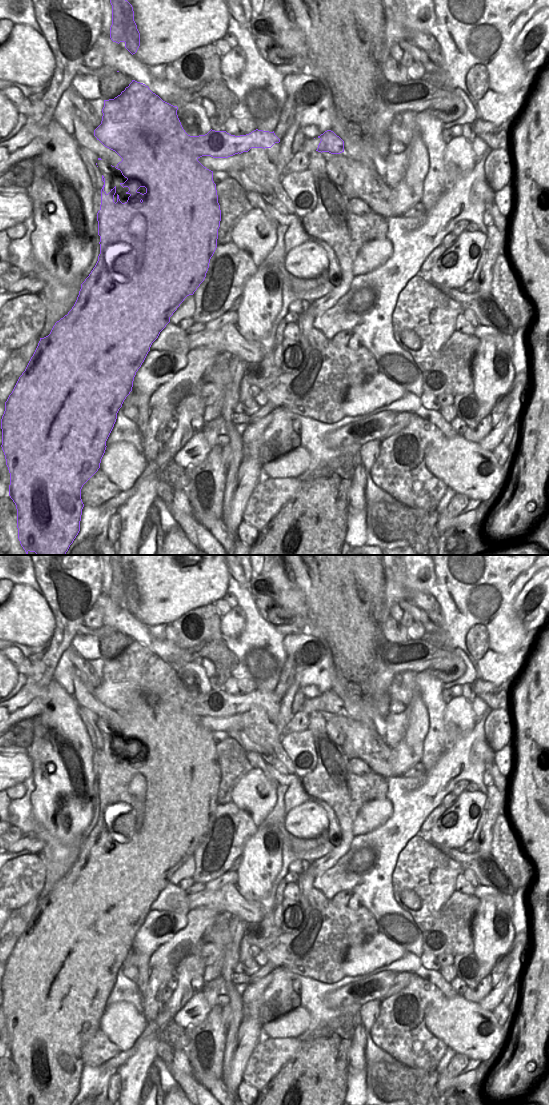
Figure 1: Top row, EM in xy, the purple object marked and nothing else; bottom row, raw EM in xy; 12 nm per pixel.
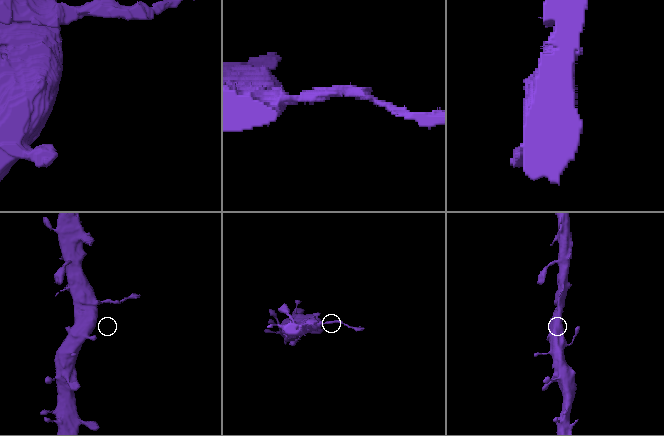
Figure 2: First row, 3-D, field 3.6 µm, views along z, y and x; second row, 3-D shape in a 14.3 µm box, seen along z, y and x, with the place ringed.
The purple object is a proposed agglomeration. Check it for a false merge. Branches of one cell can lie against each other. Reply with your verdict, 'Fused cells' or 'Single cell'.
Fused cells

